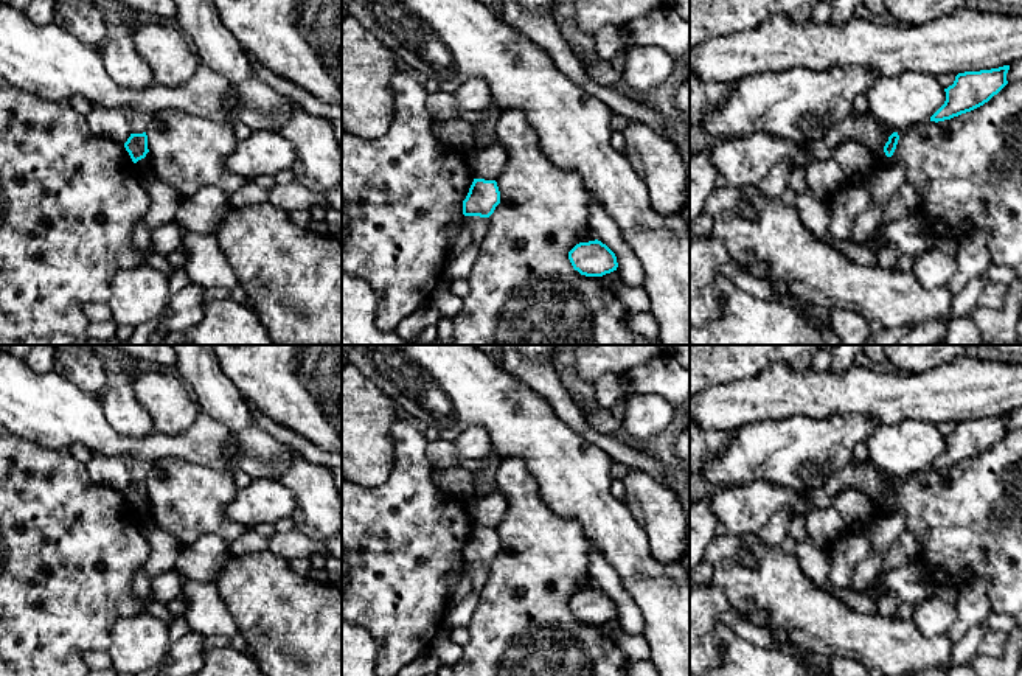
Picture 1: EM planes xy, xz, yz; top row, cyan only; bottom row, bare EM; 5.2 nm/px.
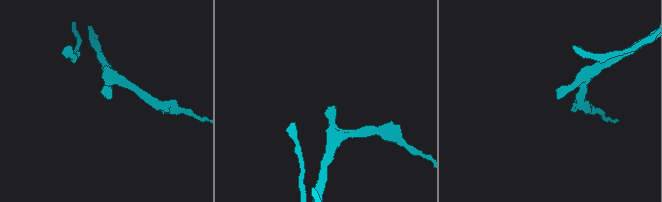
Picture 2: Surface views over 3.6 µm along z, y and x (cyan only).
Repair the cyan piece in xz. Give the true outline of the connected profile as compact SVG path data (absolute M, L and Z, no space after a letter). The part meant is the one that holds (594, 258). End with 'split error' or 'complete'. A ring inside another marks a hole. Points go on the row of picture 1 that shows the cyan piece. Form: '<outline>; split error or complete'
M598 239L576 244L568 252L568 260L586 277L603 277L618 267L615 253Z; complete

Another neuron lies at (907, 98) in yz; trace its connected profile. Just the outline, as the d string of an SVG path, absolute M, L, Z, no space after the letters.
M923 71L881 76L865 95L868 112L895 129L929 121L946 101L937 78Z

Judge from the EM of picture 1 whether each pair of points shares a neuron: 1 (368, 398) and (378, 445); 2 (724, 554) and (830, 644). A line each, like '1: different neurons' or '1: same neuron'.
1: same neuron
2: same neuron

